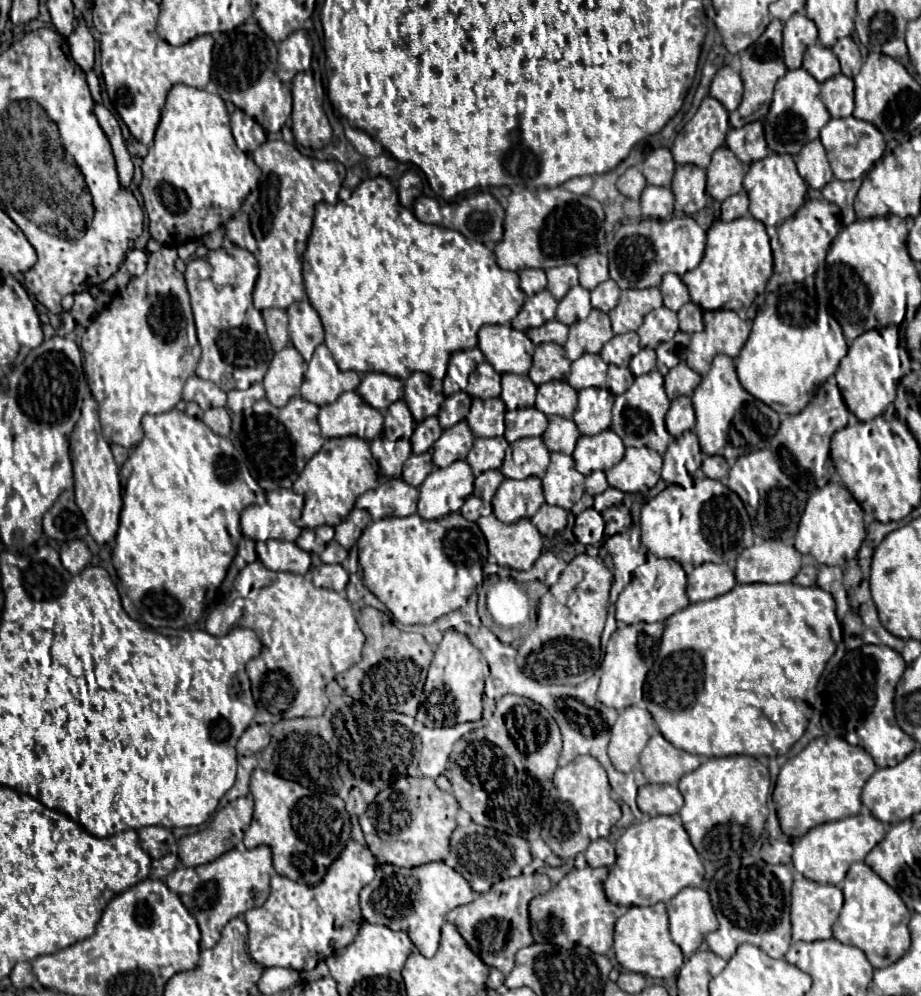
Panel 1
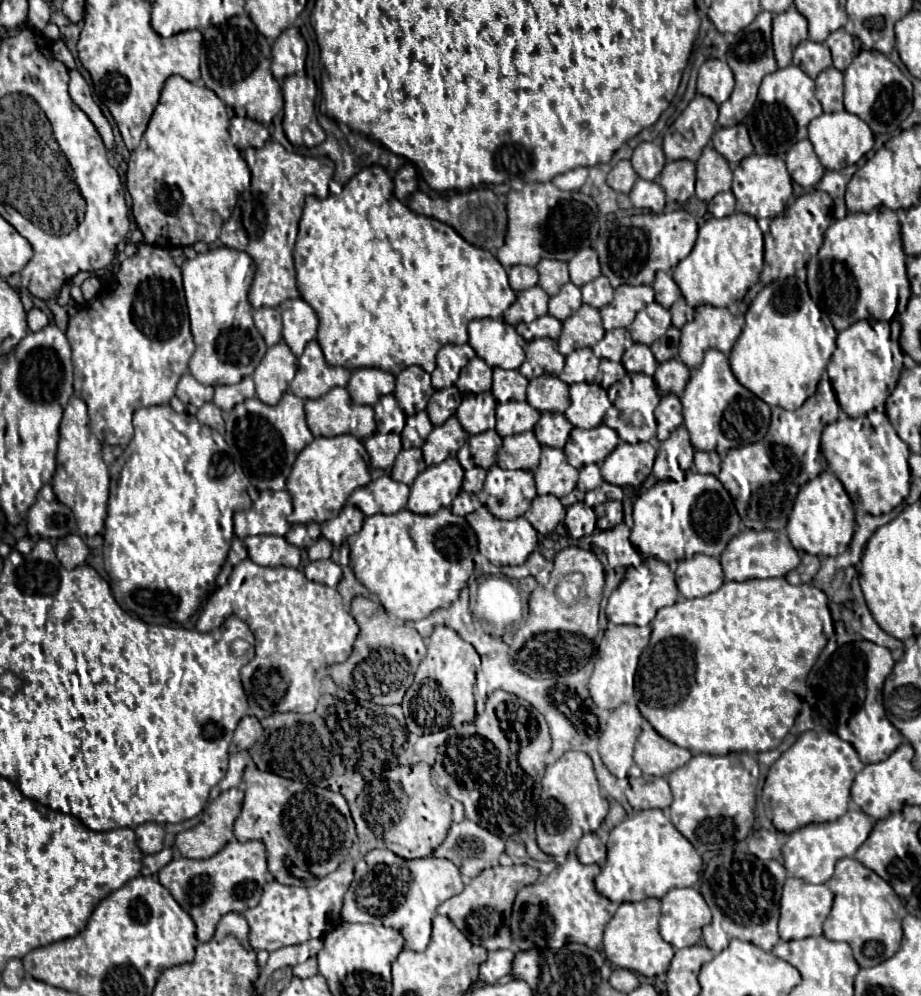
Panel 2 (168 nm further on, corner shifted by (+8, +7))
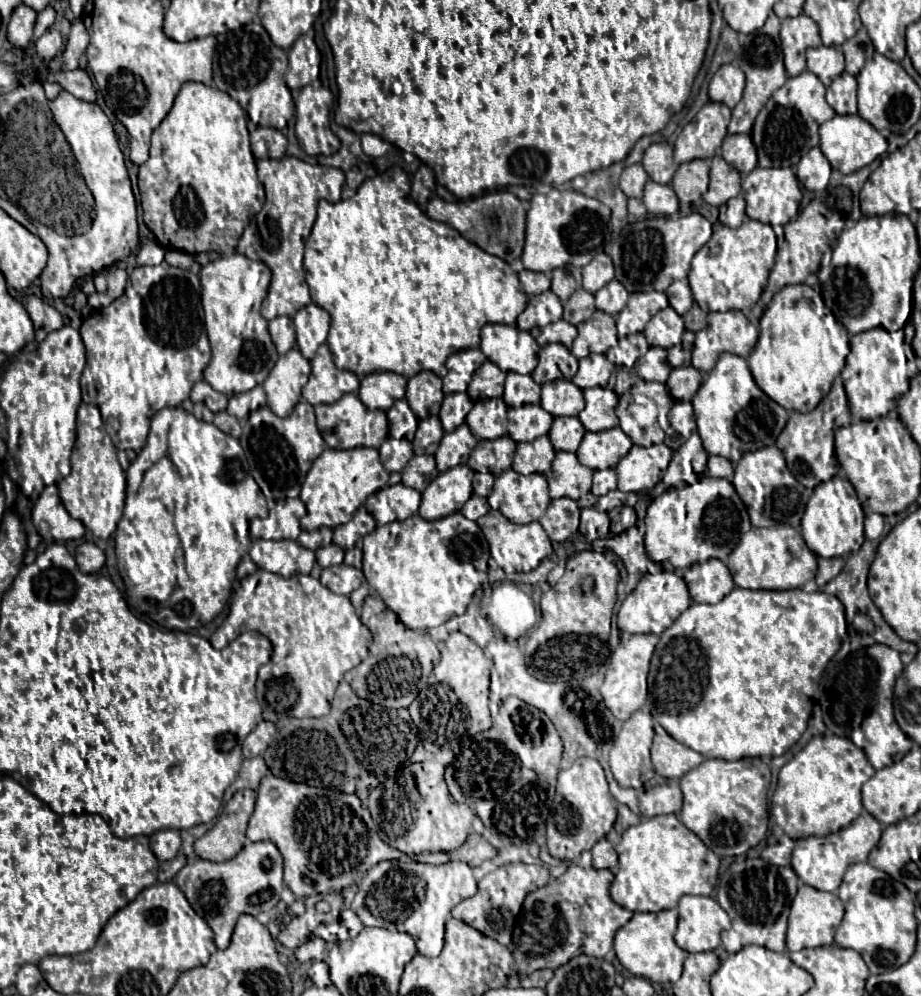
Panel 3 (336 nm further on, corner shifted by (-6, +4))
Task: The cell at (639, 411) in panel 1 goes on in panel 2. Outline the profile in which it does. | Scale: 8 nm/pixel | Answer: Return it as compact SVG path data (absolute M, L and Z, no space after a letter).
M628 374L624 380L620 380L608 388L608 398L610 398L612 406L606 412L604 424L610 426L612 430L616 430L620 440L624 440L628 444L636 444L636 442L648 442L648 440L656 438L654 408L660 402L660 394L658 394L654 378L650 378L646 374Z

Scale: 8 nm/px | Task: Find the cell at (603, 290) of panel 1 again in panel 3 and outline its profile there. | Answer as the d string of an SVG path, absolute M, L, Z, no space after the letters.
M610 281L598 293L594 293L594 297L596 297L596 309L610 315L618 315L626 307L630 293L624 289L620 281Z

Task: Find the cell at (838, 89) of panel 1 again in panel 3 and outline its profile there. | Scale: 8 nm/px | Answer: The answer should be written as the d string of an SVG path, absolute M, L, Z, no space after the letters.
M850 73L838 75L826 90L827 103L838 115L857 114L857 79Z

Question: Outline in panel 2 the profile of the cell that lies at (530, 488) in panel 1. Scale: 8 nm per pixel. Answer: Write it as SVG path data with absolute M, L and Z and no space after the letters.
M500 466L488 470L478 494L478 500L496 514L496 518L504 520L524 516L534 498L536 488L530 470L504 470Z

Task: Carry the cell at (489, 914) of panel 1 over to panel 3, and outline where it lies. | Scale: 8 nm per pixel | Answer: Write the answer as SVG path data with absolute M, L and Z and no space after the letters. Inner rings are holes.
M512 863L512 865L502 865L496 871L488 873L482 881L478 881L478 893L470 899L464 899L452 909L452 917L468 923L470 927L478 929L486 937L492 937L500 945L510 945L512 943L512 927L514 919L522 909L524 897L538 889L540 885L546 885L550 879L548 869L538 867L538 865L524 865L524 863ZM542 871L542 875L540 875ZM492 885L492 887L490 887Z

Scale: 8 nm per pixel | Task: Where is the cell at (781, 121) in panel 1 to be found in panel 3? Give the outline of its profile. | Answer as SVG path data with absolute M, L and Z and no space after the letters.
M802 71L772 93L766 107L758 113L752 127L752 141L758 149L758 165L762 167L790 167L794 169L802 155L818 145L818 127L836 113L826 103L824 85L810 71Z

